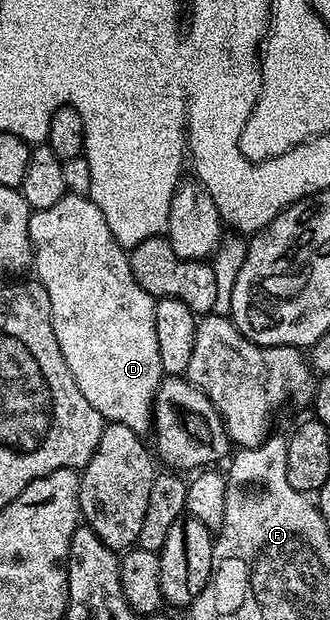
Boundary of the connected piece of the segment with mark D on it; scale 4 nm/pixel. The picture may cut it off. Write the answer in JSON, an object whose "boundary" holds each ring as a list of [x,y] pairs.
{"boundary":[[[67,194],[61,200],[57,200],[57,204],[53,204],[53,208],[32,210],[29,220],[29,240],[33,251],[34,277],[43,285],[45,292],[49,292],[53,336],[57,336],[57,348],[61,348],[61,356],[65,356],[65,364],[69,368],[77,388],[81,388],[81,396],[85,396],[85,400],[89,400],[89,404],[93,404],[93,408],[97,408],[97,412],[101,412],[101,416],[108,423],[125,424],[129,428],[133,428],[136,434],[146,435],[146,430],[148,433],[153,426],[155,393],[165,375],[161,368],[161,356],[157,350],[156,299],[152,298],[149,292],[145,292],[145,288],[141,288],[141,284],[137,284],[137,280],[131,271],[128,251],[119,246],[113,232],[109,232],[109,224],[105,224],[105,216],[101,216],[101,208],[97,208],[97,204],[93,204],[90,197],[82,194]]]}

